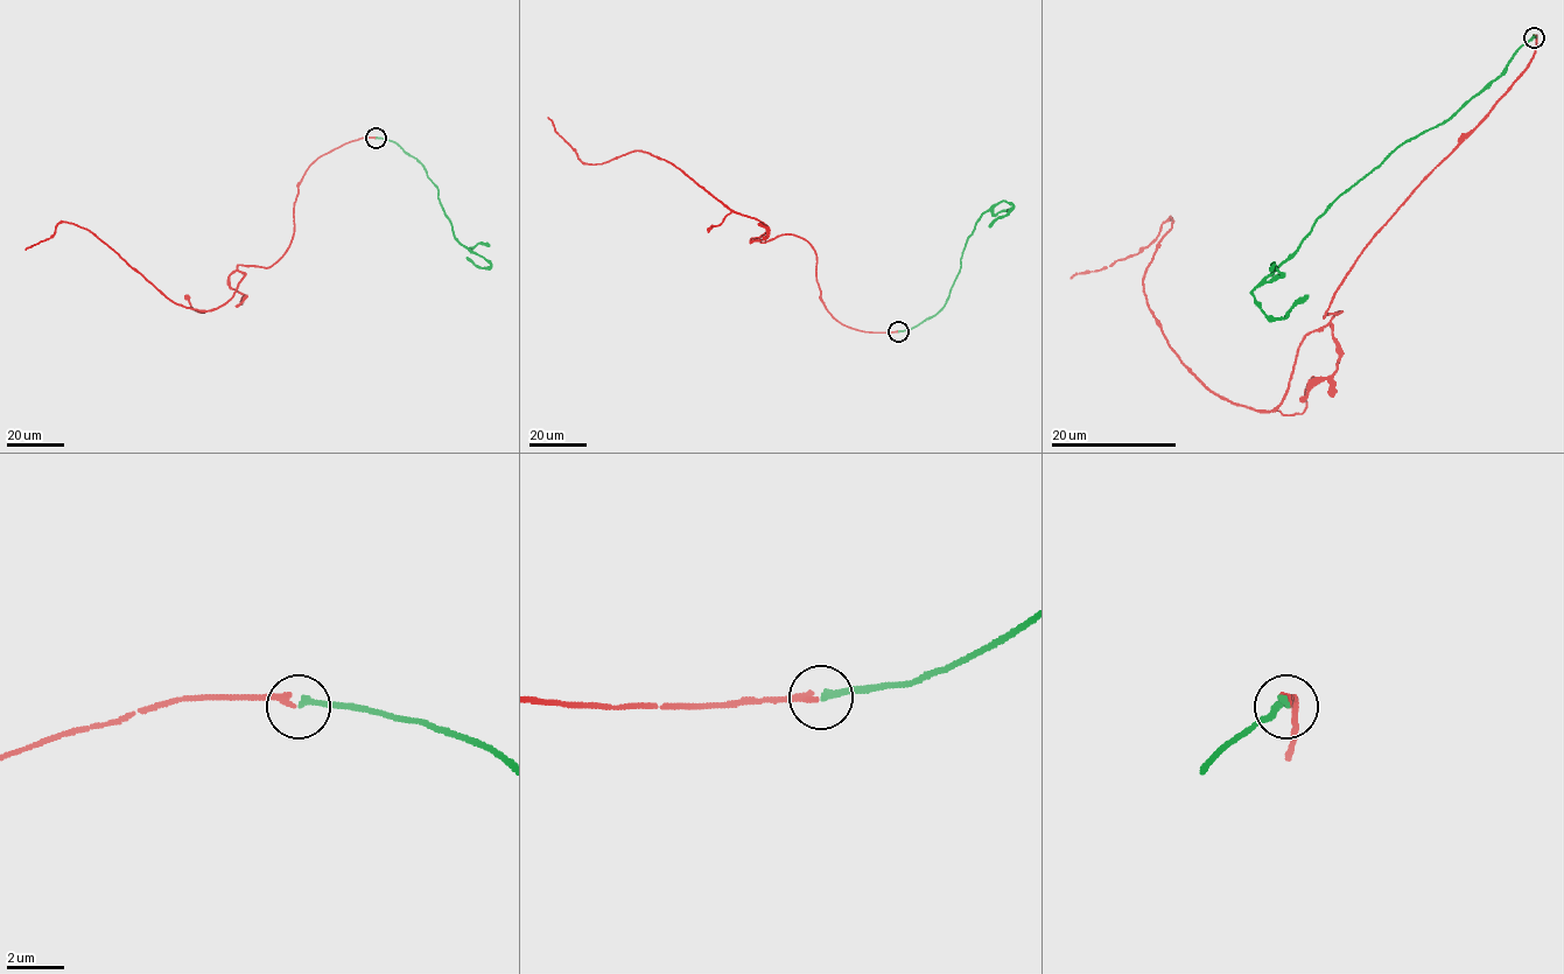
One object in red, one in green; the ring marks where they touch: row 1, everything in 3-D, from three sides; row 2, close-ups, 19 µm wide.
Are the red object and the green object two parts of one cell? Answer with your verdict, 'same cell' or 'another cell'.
same cell

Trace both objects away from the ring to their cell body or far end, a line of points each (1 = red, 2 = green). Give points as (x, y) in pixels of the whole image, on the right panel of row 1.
1: (1534, 37), (1368, 244), (1273, 411), (1212, 391), (1162, 331), (1143, 285), (1171, 217), (1071, 279)
2: (1534, 37), (1447, 119), (1400, 144), (1345, 191), (1253, 292), (1262, 310), (1283, 317), (1307, 294)

